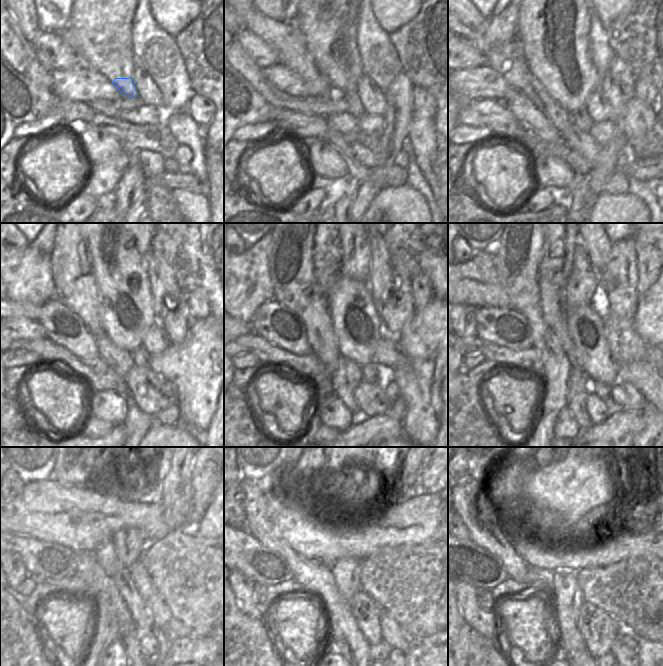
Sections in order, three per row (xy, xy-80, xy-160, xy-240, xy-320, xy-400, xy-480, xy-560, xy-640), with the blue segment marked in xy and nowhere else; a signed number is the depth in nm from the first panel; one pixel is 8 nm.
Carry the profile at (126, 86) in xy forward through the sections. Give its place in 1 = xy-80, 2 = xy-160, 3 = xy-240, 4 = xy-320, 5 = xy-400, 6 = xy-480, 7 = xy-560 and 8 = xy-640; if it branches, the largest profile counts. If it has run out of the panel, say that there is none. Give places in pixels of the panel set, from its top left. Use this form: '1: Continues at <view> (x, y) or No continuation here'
1: Continues at xy-80 (331, 43)
2: Continues at xy-160 (552, 24)
3: Continues at xy-240 (121, 273)
4: Continues at xy-320 (356, 323)
5: Continues at xy-400 (586, 329)
6: Continues at xy-480 (161, 614)
7: Continues at xy-560 (391, 629)
8: Continues at xy-640 (619, 650)

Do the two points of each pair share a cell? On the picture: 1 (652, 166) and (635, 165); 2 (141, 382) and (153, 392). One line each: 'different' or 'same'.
1: same
2: same

